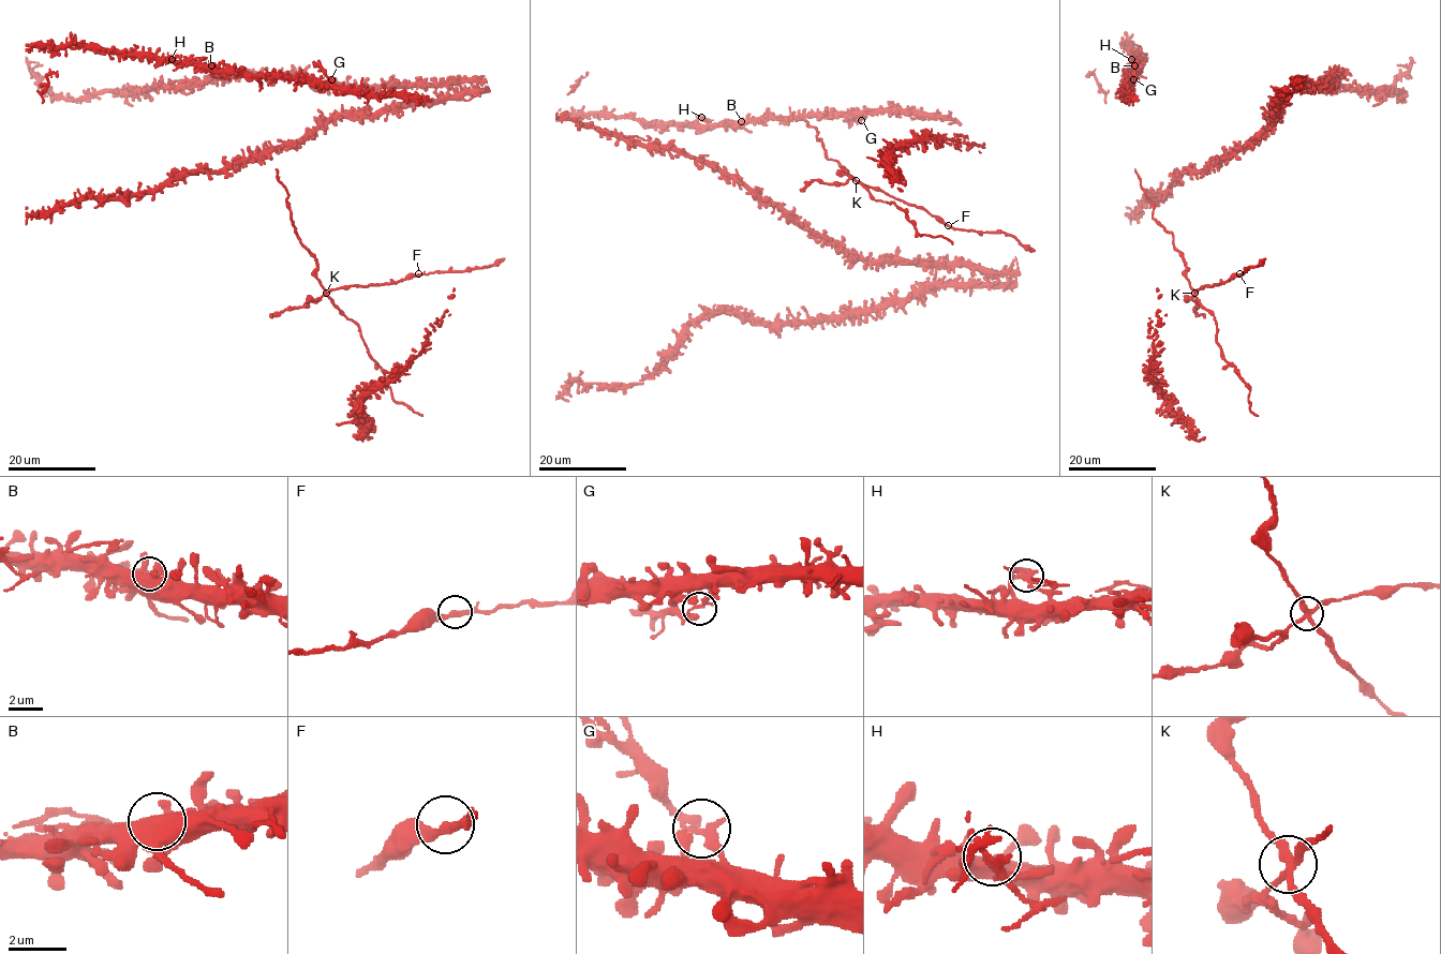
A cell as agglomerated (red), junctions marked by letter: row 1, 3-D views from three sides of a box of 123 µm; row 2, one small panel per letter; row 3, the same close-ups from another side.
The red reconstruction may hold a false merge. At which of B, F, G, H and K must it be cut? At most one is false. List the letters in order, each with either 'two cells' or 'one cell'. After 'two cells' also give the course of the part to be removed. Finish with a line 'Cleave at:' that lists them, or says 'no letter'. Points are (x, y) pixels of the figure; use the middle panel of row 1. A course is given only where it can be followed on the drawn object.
B: one cell
F: one cell
G: one cell
H: one cell
K: two cells; course (856, 180), (876, 200), (893, 203), (899, 207), (921, 235), (942, 237), (952, 244)
Cleave at: K

